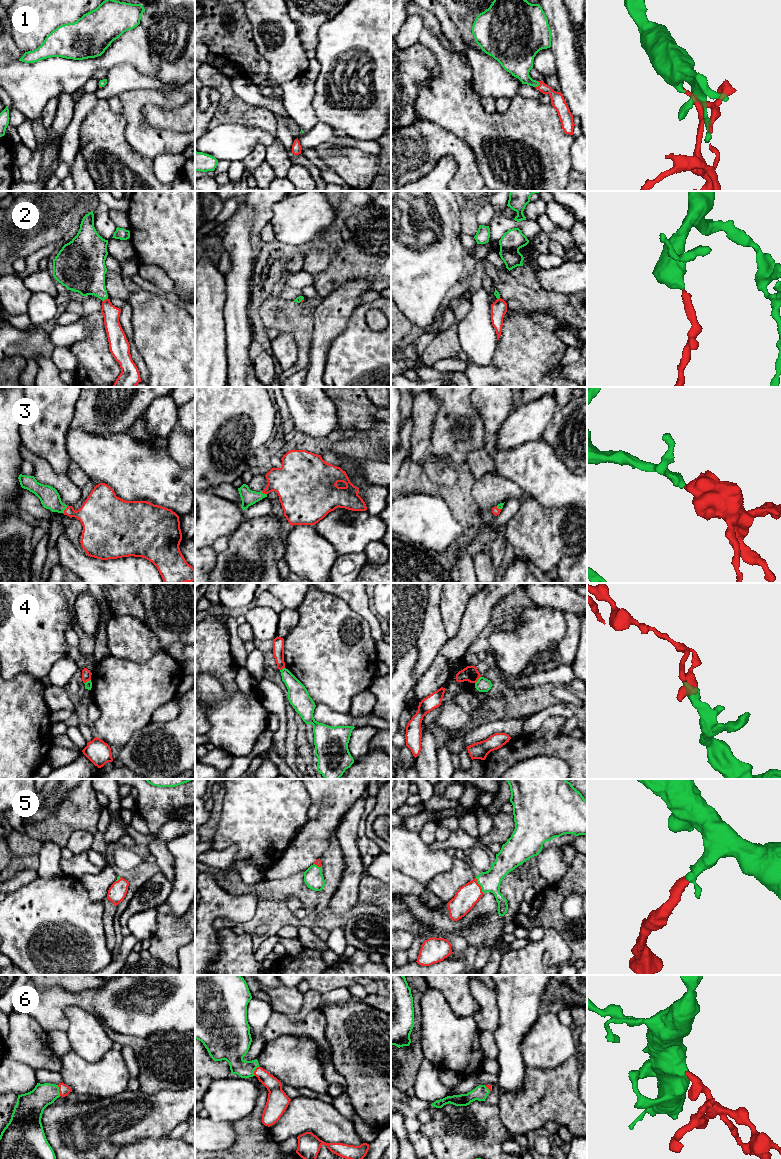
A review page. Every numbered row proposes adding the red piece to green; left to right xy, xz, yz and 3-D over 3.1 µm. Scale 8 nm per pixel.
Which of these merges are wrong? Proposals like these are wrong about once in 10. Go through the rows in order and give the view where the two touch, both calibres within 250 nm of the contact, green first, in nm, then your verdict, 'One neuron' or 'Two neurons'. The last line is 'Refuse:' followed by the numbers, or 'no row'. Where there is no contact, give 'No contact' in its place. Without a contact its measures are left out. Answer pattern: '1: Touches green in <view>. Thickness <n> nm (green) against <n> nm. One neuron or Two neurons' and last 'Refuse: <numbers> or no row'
1: Touches green in yz. Thickness 240 nm (green) against 110 nm. One neuron
2: Touches green in xy. Thickness 320 nm (green) against 140 nm. One neuron
3: Touches green in xy. Thickness 160 nm (green) against 260 nm. One neuron
4: Touches green in yz. Thickness 110 nm (green) against 120 nm. Two neurons
5: Touches green in yz. Thickness 170 nm (green) against 180 nm. One neuron
6: Touches green in xy. Thickness 220 nm (green) against 90 nm. One neuron
Refuse: 4

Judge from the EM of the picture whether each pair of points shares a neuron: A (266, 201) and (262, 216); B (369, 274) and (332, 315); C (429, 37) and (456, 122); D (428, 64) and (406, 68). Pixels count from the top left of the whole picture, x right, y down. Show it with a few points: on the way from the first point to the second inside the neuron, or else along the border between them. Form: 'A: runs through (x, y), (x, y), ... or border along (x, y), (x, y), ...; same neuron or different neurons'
A: runs through (262, 205), (262, 212); same neuron
B: border along (341, 285), (364, 279), (371, 290); different neurons
C: runs through (445, 58), (454, 67), (454, 101); same neuron
D: runs through (423, 64), (411, 66); same neuron

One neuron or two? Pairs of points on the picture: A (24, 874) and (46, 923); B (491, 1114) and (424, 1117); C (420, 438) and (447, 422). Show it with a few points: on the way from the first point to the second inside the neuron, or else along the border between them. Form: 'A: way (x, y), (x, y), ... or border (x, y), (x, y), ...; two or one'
A: border (38, 876), (10, 892); two
B: border (430, 1109), (430, 1119), (422, 1125); two
C: border (439, 410), (433, 424), (431, 447), (428, 451); two

